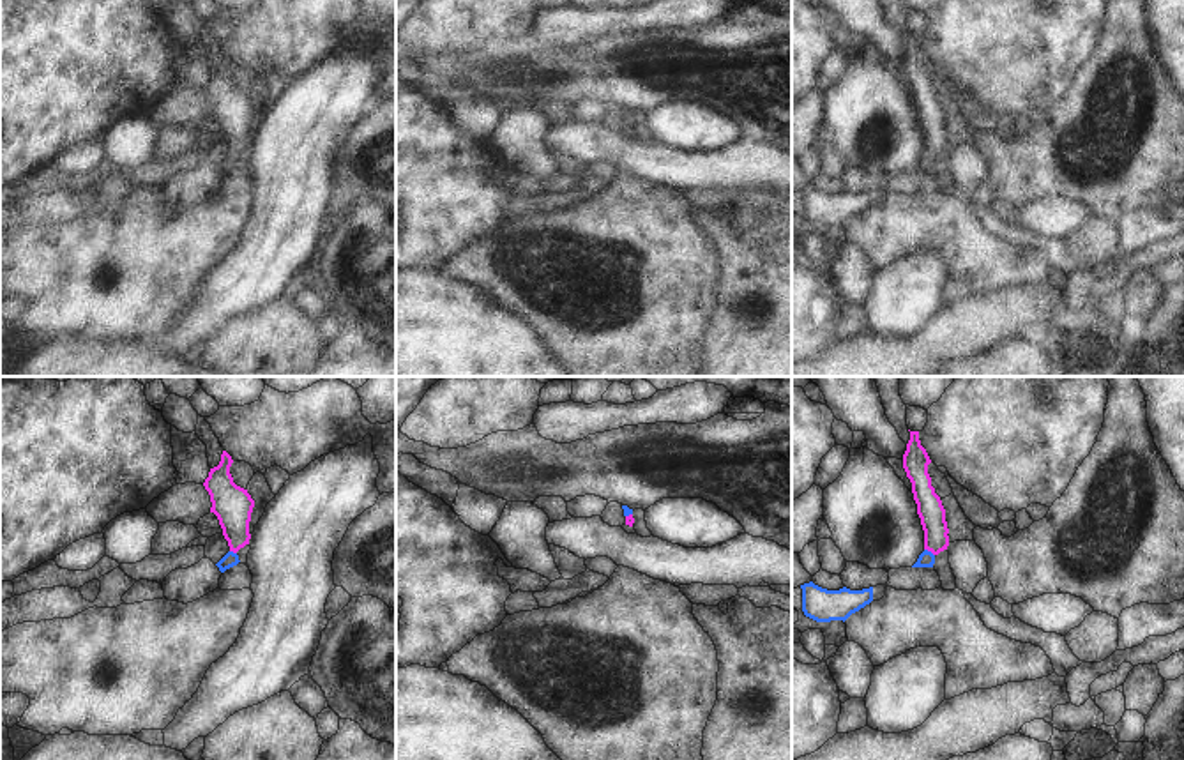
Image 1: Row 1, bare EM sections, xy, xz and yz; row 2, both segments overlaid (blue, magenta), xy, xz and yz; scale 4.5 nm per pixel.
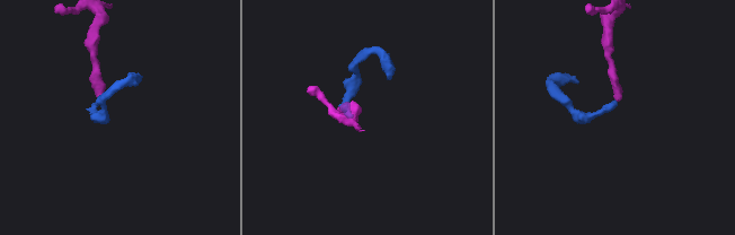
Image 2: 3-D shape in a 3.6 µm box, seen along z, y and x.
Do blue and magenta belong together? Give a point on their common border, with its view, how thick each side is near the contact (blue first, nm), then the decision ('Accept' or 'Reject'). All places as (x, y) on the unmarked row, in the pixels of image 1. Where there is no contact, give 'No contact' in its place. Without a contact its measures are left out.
Touches blue at yz (930, 156). Thickness 80 nm (blue) against 120 nm. Accept

